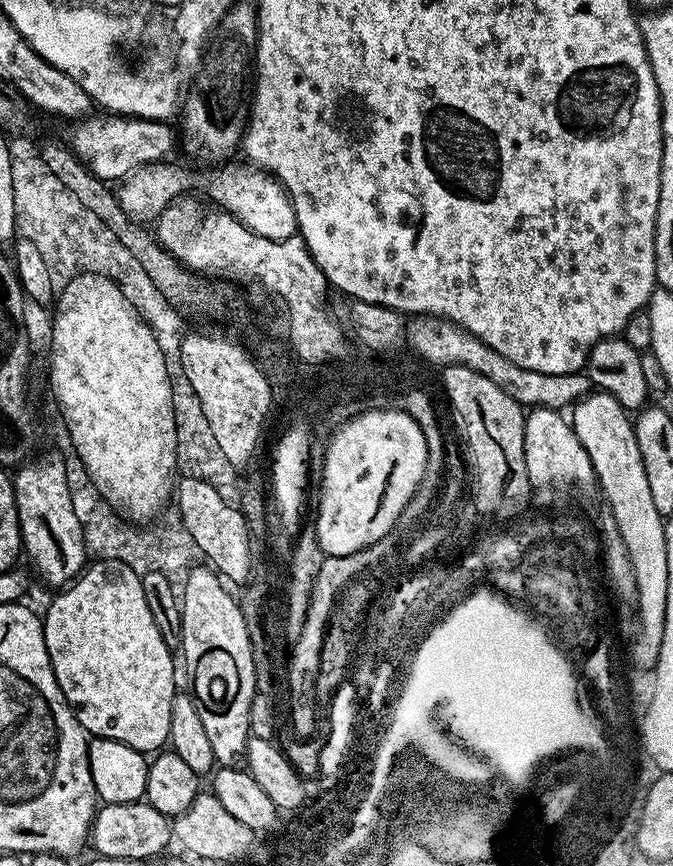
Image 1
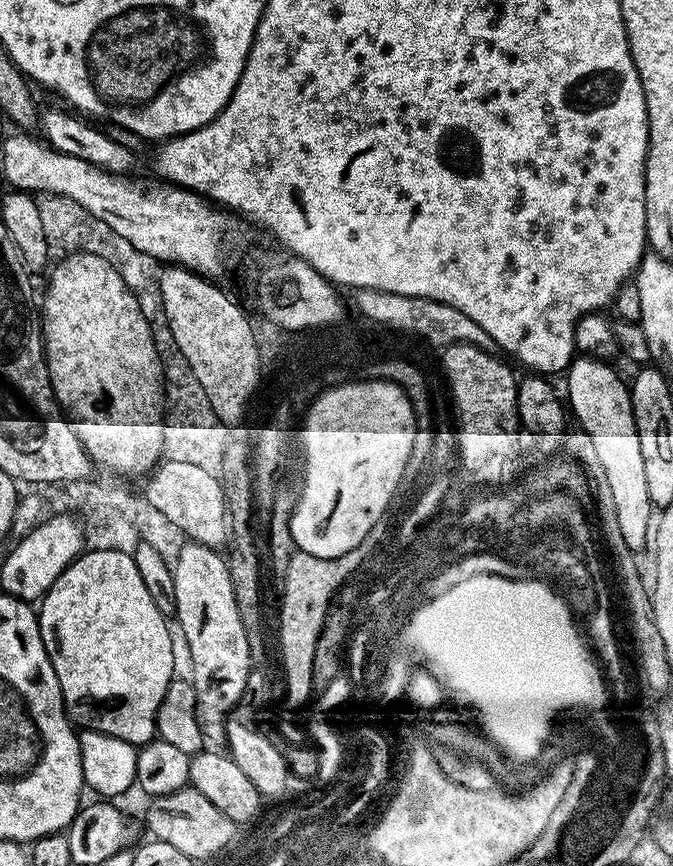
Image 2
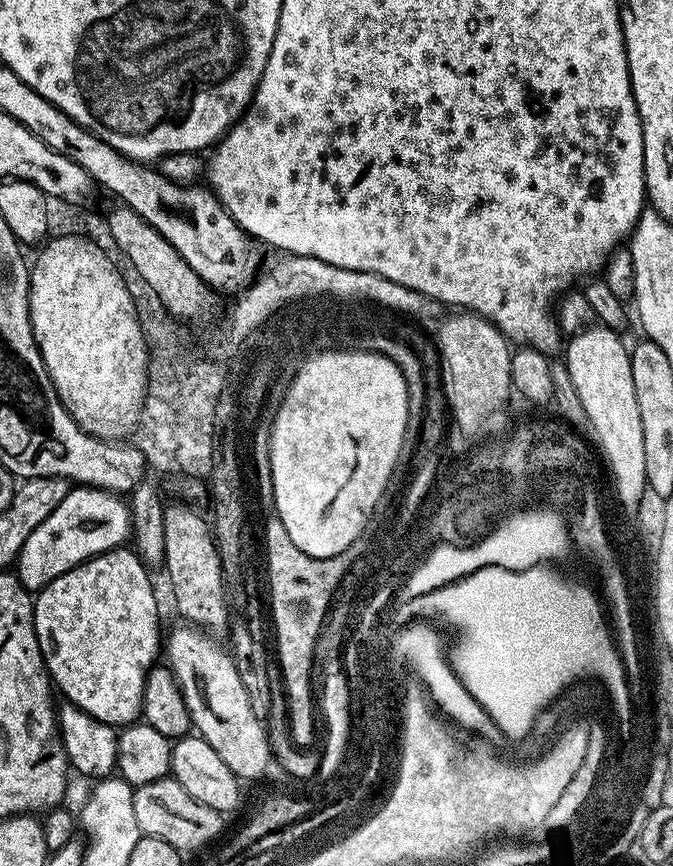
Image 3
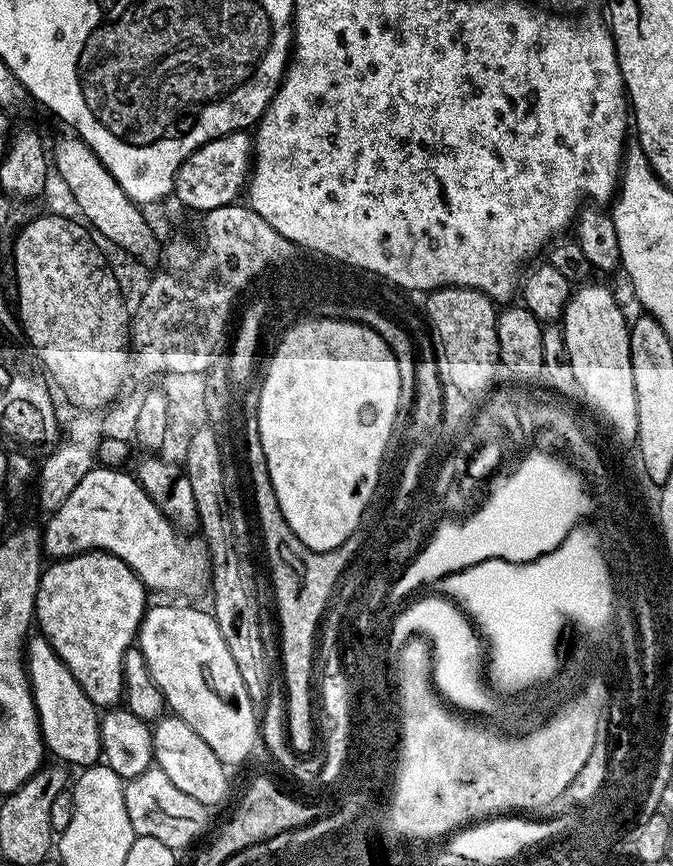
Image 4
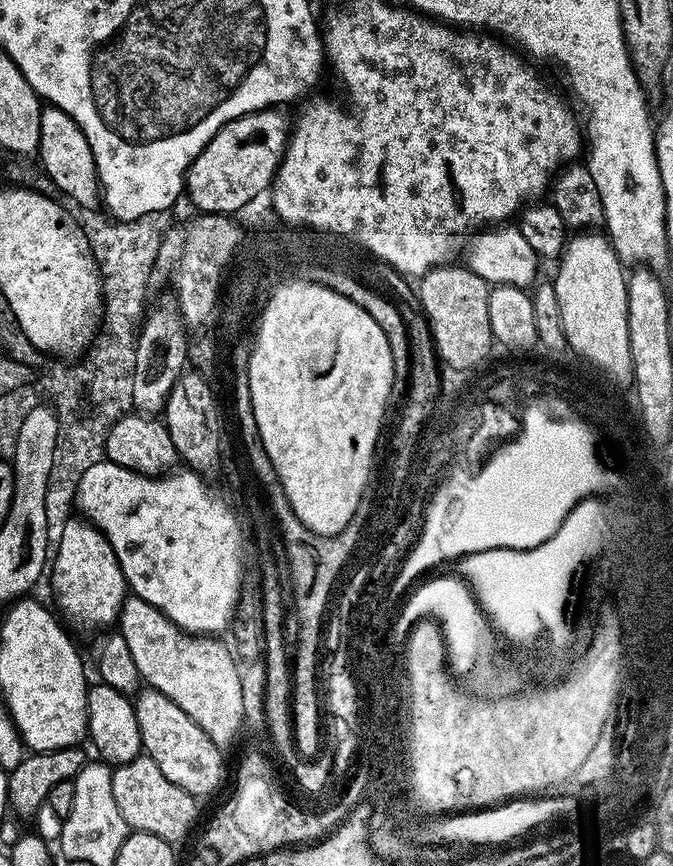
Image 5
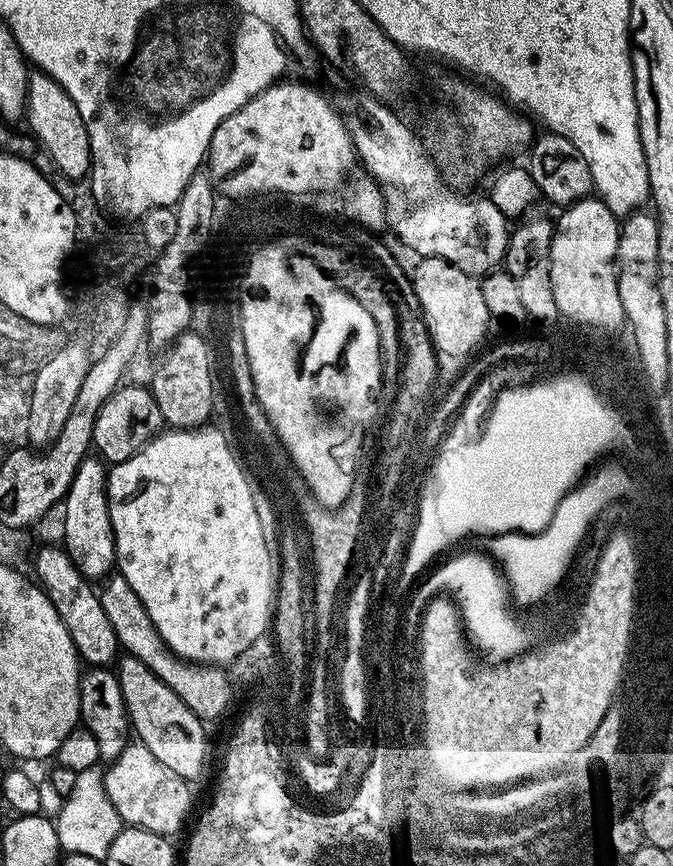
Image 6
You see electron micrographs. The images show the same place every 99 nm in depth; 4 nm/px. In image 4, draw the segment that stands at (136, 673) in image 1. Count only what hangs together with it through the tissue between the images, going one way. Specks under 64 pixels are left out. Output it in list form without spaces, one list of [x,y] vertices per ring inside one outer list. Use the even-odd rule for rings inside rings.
[[[108,552],[66,556],[40,573],[34,617],[39,635],[48,639],[56,656],[74,674],[78,686],[86,690],[86,698],[97,709],[107,710],[121,703],[124,656],[137,639],[145,611],[144,583],[122,558]]]

